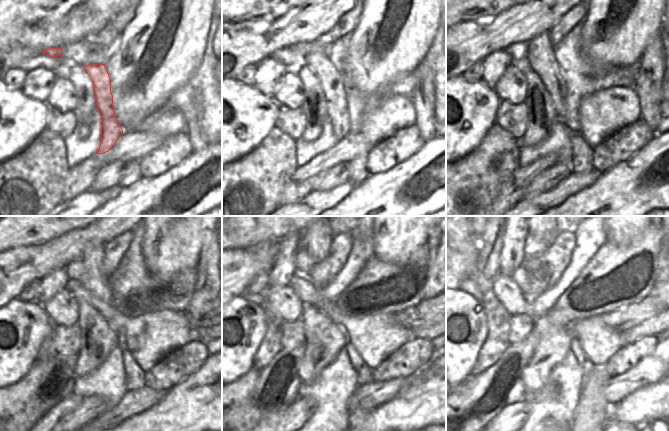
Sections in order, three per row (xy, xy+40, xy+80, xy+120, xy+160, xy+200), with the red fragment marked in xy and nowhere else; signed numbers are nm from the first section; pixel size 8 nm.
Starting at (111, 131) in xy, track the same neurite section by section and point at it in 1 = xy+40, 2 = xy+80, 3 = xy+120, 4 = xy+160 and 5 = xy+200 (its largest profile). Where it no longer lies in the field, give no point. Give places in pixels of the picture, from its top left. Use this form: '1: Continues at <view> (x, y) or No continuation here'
1: Continues at xy+40 (316, 59)
2: Continues at xy+80 (539, 53)
3: Continues at xy+120 (88, 269)
4: Continues at xy+160 (316, 239)
5: Continues at xy+200 (540, 236)

